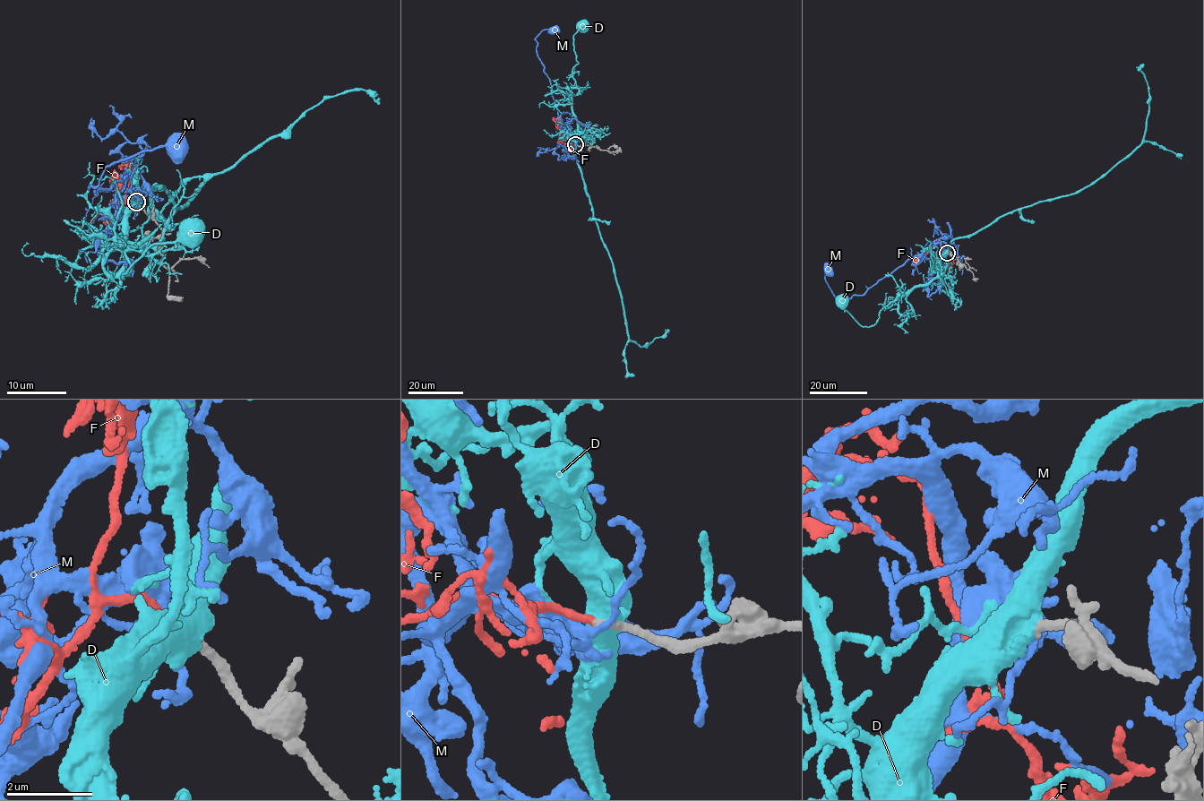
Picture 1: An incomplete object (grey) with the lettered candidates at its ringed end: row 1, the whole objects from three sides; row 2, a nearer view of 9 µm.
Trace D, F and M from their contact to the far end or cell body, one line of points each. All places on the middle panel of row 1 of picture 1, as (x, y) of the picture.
D: (575, 144), (574, 155), (593, 217), (611, 261), (629, 338), (645, 347), (666, 330)
F: (574, 144), (561, 144), (558, 142), (561, 134), (559, 116)
M: (575, 145), (564, 145), (566, 142), (549, 79), (537, 53), (536, 37), (544, 30), (554, 29)

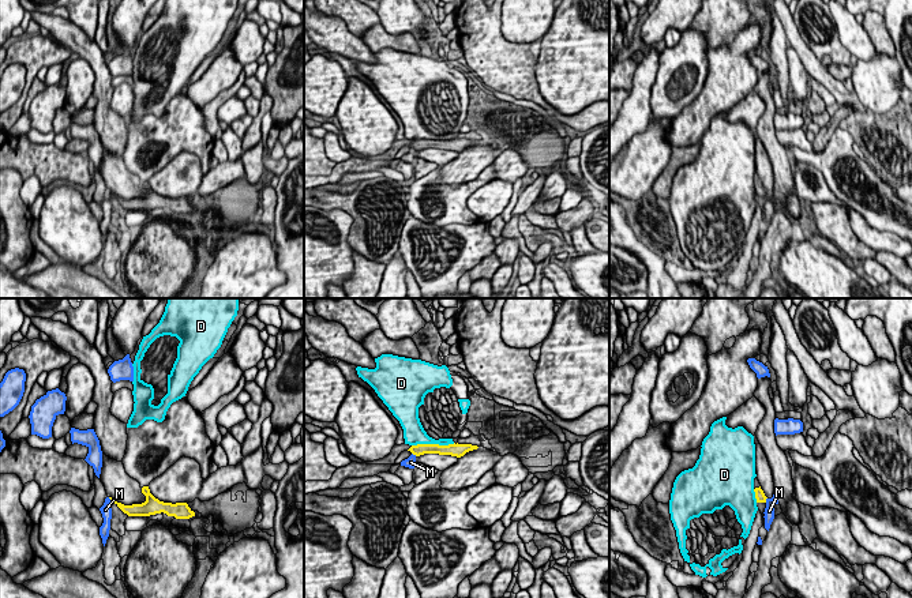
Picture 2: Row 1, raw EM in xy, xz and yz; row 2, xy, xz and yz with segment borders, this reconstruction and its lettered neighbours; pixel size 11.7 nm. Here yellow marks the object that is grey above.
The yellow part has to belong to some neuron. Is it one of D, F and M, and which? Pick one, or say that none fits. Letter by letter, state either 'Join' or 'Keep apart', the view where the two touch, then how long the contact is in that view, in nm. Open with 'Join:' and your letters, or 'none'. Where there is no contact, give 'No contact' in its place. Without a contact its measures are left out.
Join: F
D: Keep apart. Touches yellow in xz. Shared border 500 nm
F: Join. No contact
M: Keep apart. Touches yellow in xz. Shared border 70 nm

